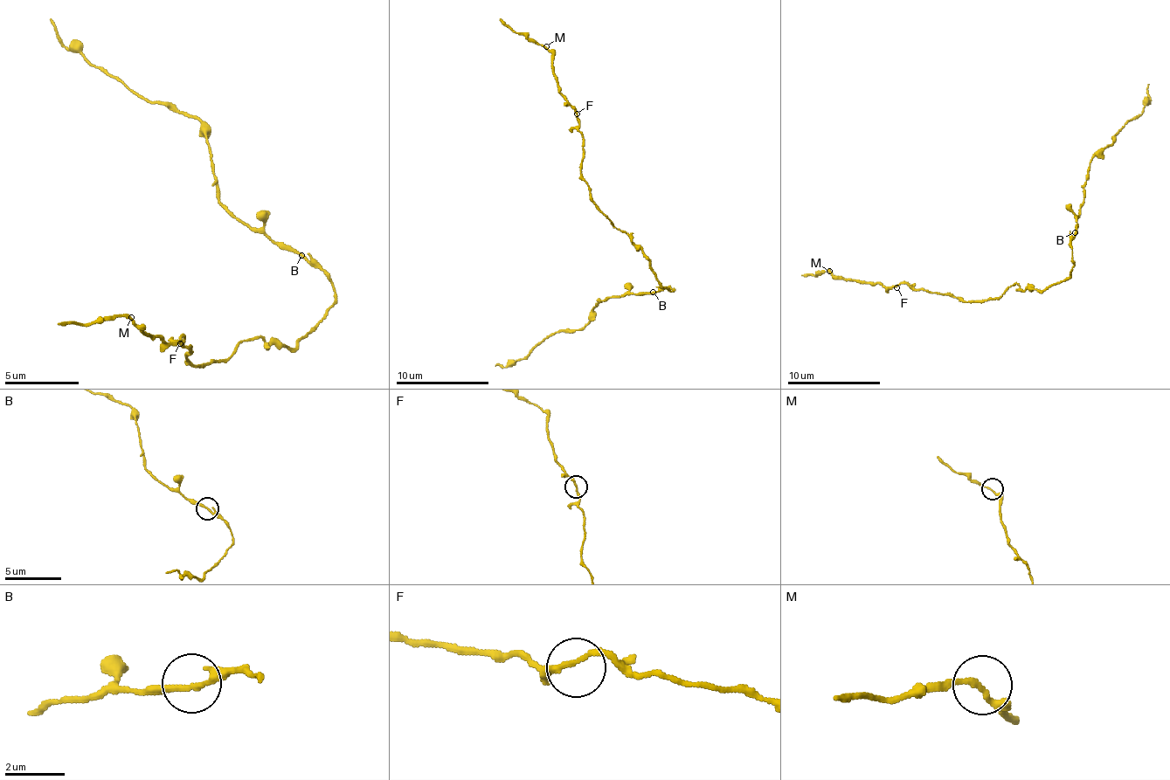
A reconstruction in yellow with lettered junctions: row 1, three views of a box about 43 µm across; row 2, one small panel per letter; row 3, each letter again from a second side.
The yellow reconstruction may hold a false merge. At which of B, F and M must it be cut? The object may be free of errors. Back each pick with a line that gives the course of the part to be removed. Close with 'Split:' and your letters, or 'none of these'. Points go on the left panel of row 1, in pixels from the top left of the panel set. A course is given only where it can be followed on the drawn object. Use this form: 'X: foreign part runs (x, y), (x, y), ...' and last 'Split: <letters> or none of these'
Split: none of these

